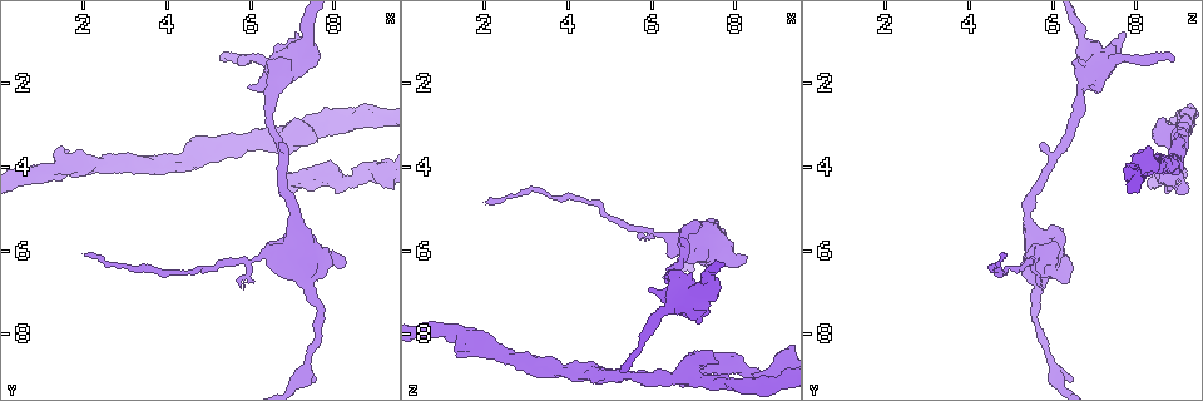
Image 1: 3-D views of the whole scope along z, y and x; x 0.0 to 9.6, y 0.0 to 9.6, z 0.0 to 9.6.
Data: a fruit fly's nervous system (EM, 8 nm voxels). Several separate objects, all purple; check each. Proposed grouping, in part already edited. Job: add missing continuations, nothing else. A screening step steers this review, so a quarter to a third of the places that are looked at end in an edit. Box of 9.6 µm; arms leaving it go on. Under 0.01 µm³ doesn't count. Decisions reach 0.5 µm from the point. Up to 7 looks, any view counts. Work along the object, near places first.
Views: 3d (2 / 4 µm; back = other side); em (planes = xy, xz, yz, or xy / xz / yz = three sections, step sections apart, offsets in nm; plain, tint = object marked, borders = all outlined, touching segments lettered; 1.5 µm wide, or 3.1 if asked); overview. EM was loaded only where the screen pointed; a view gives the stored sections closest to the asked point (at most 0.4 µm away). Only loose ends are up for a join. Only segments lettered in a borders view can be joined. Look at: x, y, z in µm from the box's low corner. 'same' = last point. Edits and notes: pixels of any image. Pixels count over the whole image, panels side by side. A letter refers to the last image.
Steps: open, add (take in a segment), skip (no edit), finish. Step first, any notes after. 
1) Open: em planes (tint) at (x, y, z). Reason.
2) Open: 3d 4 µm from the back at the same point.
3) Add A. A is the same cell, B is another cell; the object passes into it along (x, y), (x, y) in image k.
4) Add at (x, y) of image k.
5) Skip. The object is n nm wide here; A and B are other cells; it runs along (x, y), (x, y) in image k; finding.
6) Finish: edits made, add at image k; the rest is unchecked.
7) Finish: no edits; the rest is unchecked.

Open: em planes (tint) at (6.65, 3.50, 5.80). Free end.

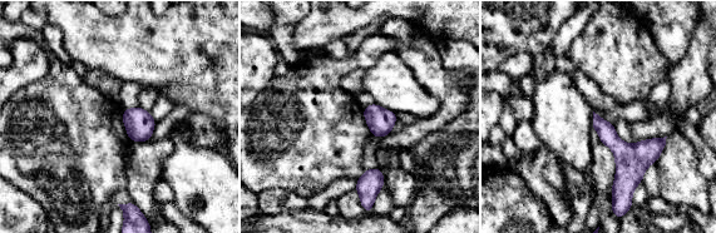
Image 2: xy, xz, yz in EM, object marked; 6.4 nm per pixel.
Open: em planes (borders) at the same point. What lies round it.

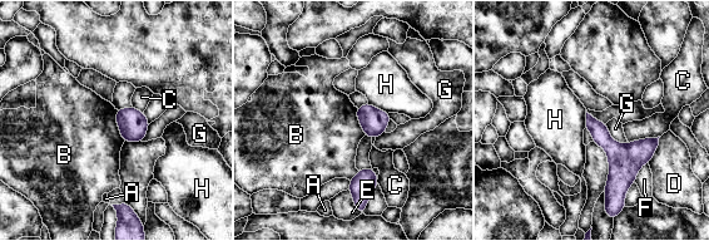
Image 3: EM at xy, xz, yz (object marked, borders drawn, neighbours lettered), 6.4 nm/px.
Skip. A, B, C, D, E, F, G and H are other cells; none of them fits.

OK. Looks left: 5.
Open: 3d 4 µm at (5.70, 6.90, 5.65). Tapers out.

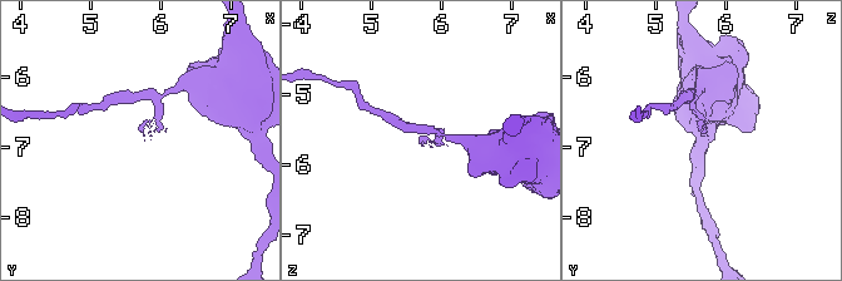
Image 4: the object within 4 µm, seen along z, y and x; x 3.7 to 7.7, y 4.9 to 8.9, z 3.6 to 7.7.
Open: em planes (borders) at (5.75, 6.85, 5.60). Shape alone is not enough.

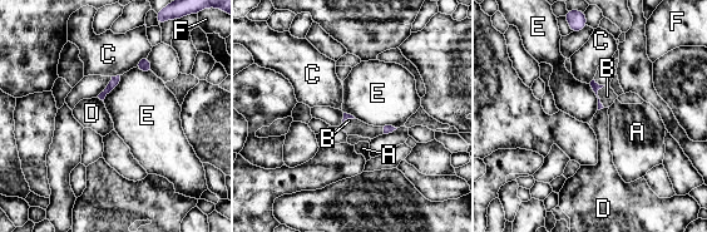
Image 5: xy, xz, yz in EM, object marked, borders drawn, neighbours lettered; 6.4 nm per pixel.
Add B. B is the same cell, A, C, D, E and F are other cells; the object passes into it along (596, 87), (598, 97), (607, 95) in image 5; it goes on there.

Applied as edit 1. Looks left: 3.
Open: em planes (borders) at (7.10, 0.80, 7.65). Branch stops here.

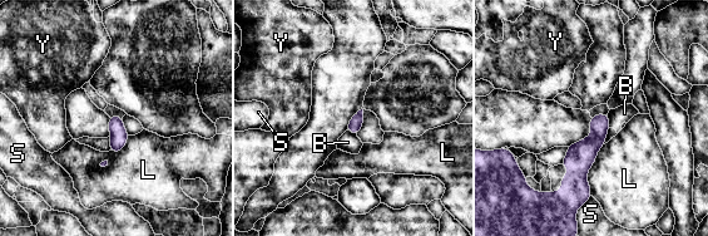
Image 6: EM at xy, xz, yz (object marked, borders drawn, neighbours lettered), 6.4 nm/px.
Skip. The longest contact is with L, 340 nm; B, L, S and Y are other cells; a border runs along (607, 114), (609, 127) in image 6; no lettered segment goes on from it.

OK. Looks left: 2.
Finish: edits made, add at image 5; the rest is unchecked.

